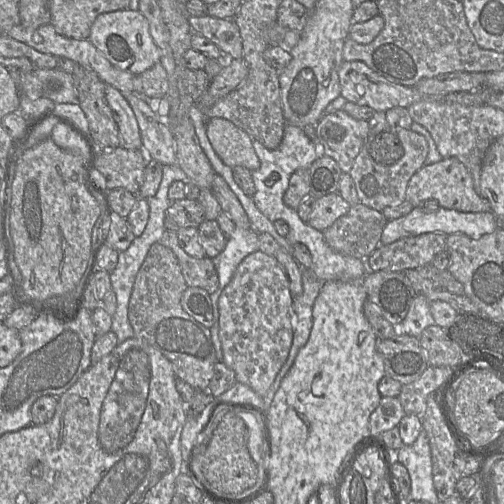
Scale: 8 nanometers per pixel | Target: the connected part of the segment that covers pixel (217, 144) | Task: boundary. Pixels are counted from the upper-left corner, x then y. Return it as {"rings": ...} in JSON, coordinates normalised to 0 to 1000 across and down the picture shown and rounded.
{"rings":[[[431,232],[415,234],[411,270],[427,302],[448,327],[480,329],[496,339],[516,331],[502,276],[458,240]]]}

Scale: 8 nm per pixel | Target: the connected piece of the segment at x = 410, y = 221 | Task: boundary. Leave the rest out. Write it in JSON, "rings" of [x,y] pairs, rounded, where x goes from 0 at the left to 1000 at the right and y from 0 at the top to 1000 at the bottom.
{"rings":[[[825,411],[810,427],[766,440],[754,484],[766,486],[802,470],[855,460],[873,460],[885,466],[919,462],[938,474],[948,474],[962,464],[980,460],[984,454],[986,431],[974,417],[948,423],[927,423],[879,411],[863,419],[849,419],[837,411]]]}

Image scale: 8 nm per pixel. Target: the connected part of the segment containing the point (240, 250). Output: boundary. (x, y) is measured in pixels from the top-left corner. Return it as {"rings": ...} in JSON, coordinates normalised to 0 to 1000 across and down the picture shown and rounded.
{"rings":[[[468,448],[458,468],[450,470],[444,496],[421,512],[435,552],[431,575],[417,583],[423,609],[423,645],[417,651],[417,659],[431,716],[444,716],[440,683],[435,669],[435,589],[442,573],[458,558],[480,516],[494,504],[514,496],[514,464],[500,452],[484,454]]]}

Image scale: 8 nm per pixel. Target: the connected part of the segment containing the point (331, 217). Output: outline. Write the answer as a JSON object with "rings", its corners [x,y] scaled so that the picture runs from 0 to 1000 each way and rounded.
{"rings":[[[671,381],[649,385],[625,397],[609,442],[641,460],[673,431],[688,425],[694,411],[696,407]]]}

